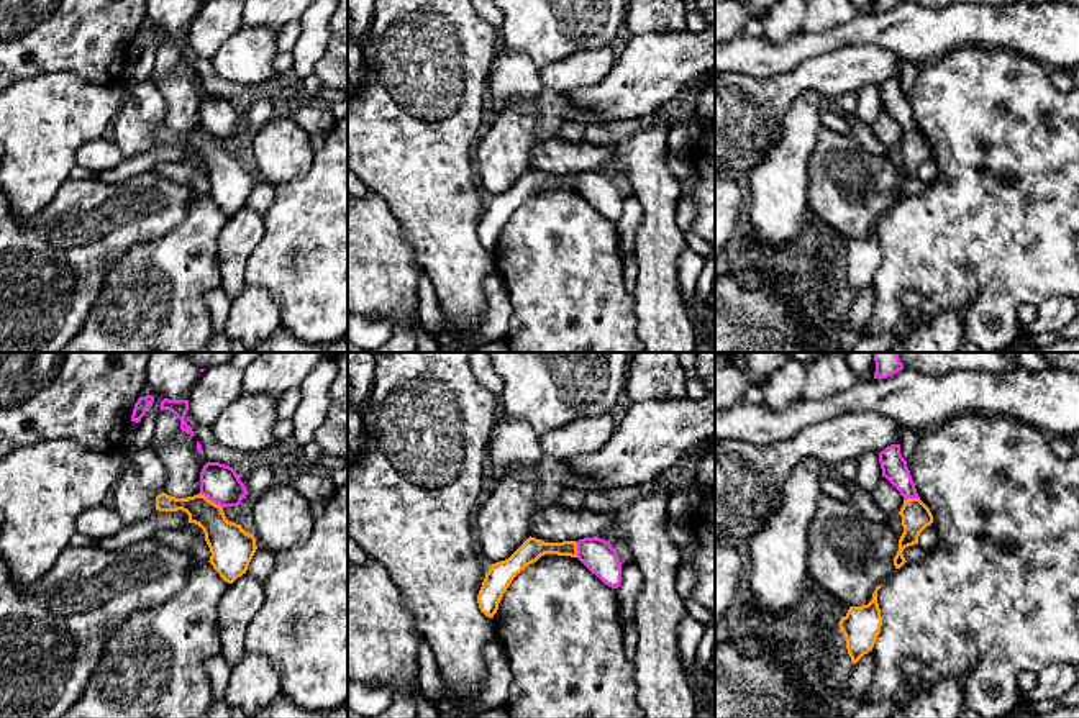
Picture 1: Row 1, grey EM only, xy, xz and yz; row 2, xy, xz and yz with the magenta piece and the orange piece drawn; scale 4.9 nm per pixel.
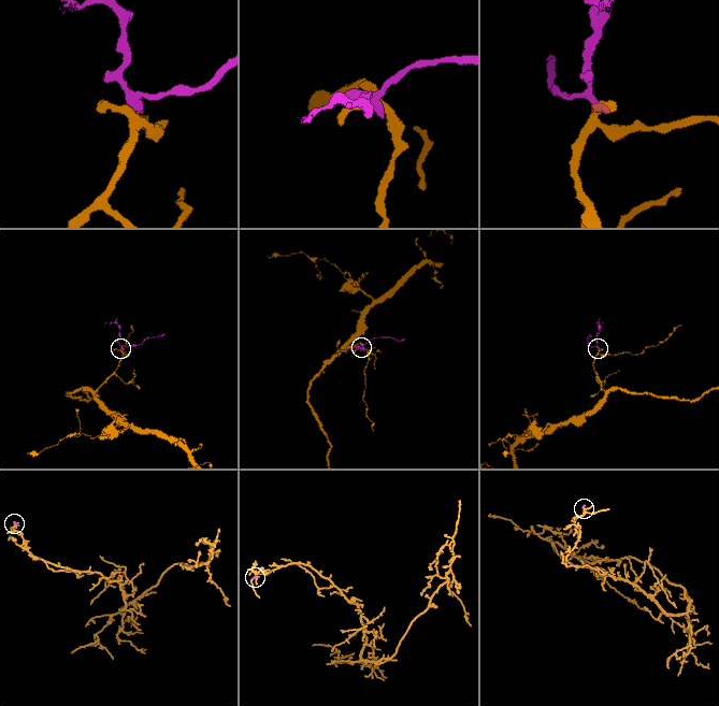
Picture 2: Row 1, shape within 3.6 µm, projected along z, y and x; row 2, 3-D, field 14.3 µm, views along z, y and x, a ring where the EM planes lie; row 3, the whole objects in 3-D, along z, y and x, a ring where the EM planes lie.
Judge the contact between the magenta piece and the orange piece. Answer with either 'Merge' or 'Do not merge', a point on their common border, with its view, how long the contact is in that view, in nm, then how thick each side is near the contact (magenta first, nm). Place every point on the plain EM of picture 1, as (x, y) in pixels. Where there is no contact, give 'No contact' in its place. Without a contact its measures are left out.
Do not merge. Touches magenta at xy (212, 133). Shared border 140 nm. Thickness 190 nm (magenta) against 200 nm

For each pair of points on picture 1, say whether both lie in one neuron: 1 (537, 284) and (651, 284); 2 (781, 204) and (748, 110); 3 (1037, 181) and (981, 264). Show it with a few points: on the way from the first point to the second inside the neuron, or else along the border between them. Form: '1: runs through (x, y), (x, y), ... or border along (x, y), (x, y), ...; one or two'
1: border along (632, 294), (637, 304), (638, 331); two
2: border along (783, 122), (783, 136), (750, 172); two
3: runs through (1032, 202), (992, 243); one

